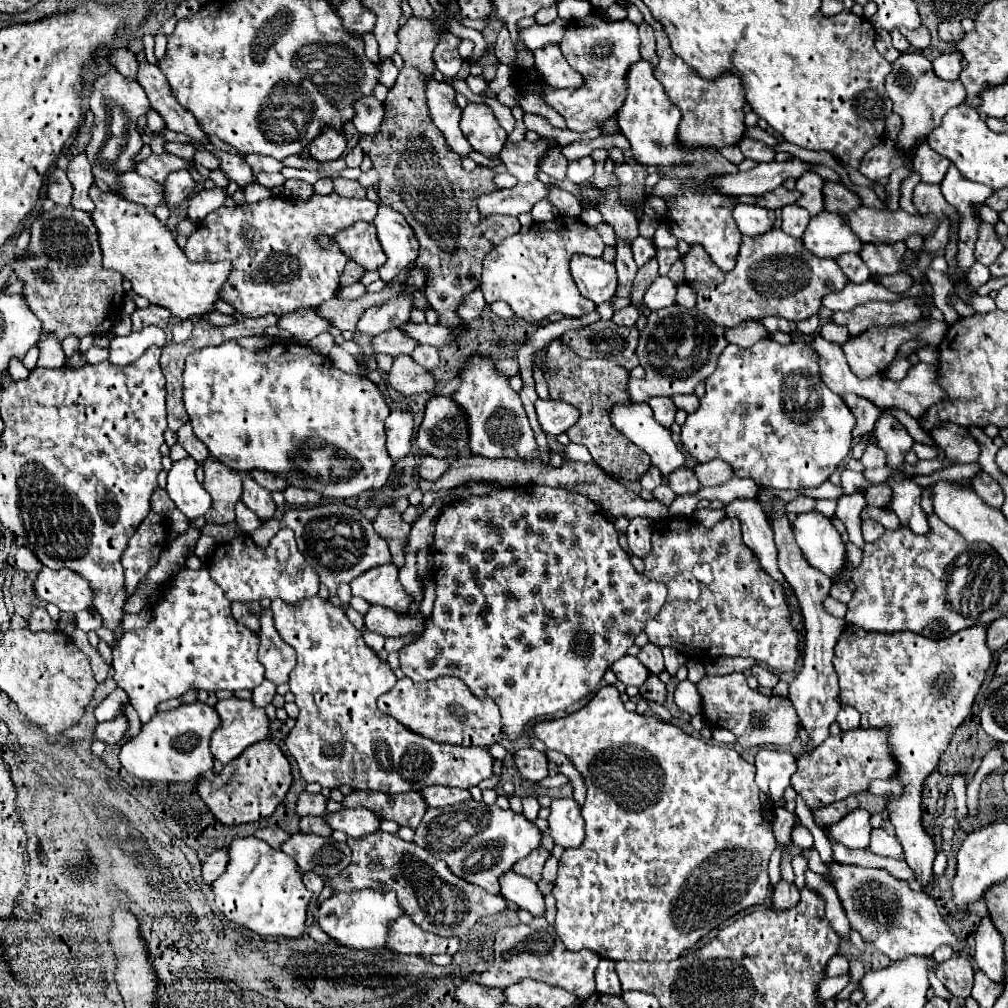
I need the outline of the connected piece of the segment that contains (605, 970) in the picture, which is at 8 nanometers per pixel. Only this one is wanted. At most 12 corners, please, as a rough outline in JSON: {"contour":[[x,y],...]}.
{"contour":[[599,960],[597,992],[623,992],[613,960]]}

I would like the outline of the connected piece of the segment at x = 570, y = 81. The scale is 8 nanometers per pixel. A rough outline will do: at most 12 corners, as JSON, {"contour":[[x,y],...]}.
{"contour":[[557,44],[535,50],[535,70],[551,88],[581,88]]}

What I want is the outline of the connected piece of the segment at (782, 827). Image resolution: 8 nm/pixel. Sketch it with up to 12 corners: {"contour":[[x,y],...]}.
{"contour":[[781,806],[773,810],[773,836],[783,846],[789,844],[795,814]]}

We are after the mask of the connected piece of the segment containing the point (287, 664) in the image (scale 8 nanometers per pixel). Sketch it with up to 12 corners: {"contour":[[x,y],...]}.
{"contour":[[271,610],[261,612],[259,662],[277,686],[295,668],[295,652],[277,636]]}

